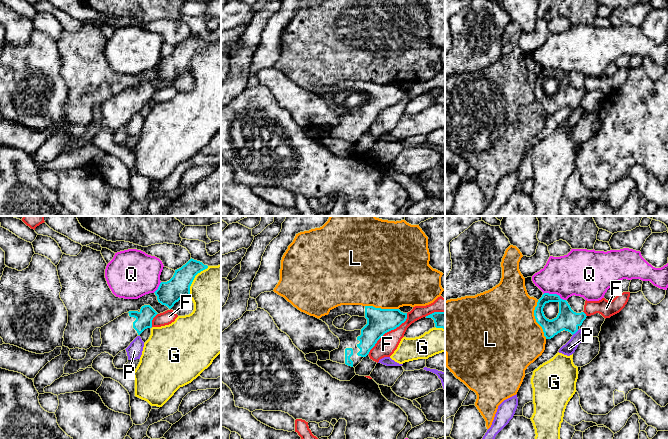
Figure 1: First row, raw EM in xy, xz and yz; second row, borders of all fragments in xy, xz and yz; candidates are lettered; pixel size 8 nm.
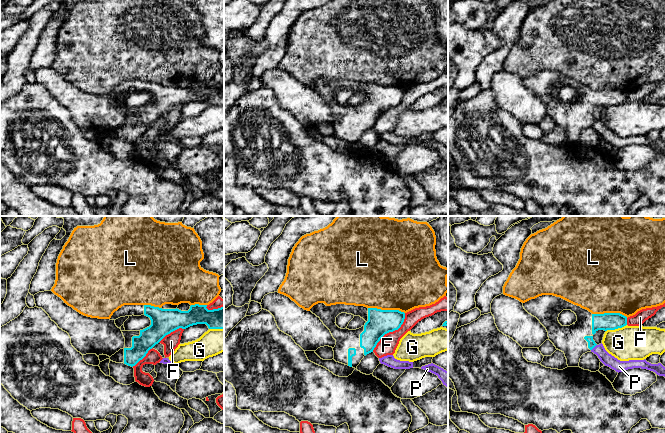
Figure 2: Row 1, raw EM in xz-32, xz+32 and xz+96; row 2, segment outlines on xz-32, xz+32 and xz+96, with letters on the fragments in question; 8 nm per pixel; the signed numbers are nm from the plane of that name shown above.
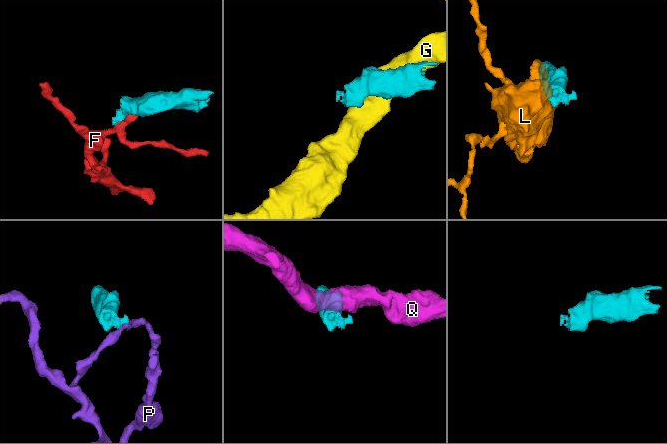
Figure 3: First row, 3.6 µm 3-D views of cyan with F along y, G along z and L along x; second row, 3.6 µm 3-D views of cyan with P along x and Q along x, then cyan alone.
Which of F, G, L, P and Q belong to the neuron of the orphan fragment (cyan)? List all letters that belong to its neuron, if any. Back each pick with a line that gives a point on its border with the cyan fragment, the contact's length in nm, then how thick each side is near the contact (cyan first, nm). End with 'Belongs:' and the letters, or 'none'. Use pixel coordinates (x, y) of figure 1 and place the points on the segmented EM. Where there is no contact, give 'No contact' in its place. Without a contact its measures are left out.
Belongs: none

